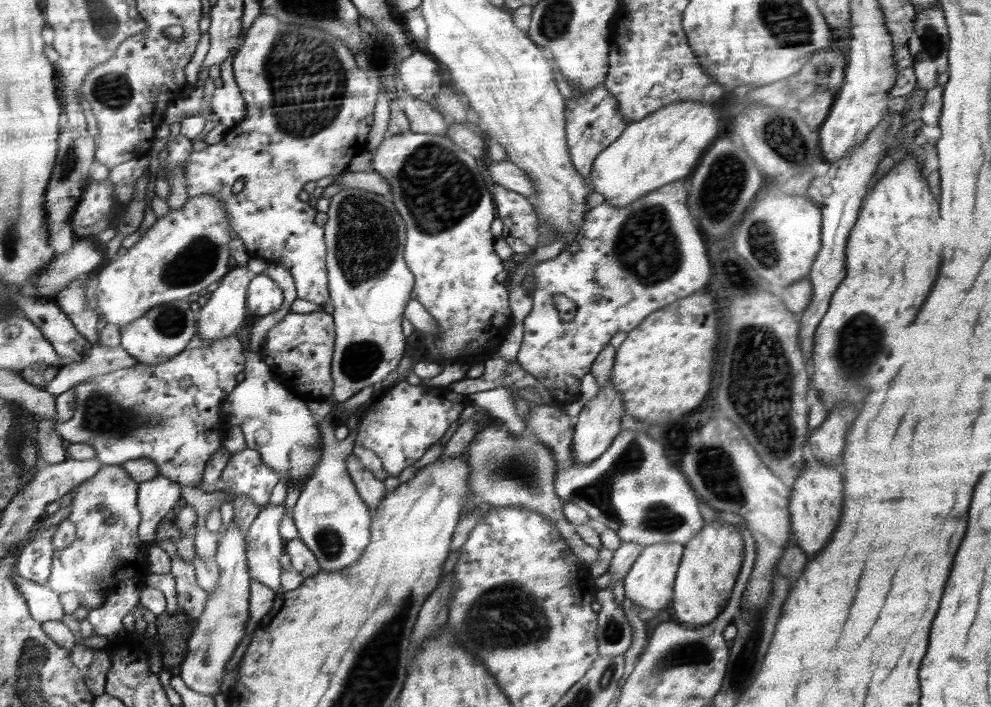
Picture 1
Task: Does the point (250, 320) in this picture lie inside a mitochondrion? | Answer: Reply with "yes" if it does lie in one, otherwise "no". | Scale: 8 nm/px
no

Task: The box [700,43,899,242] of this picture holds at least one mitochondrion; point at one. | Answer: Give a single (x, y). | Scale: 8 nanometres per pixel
(782, 135)

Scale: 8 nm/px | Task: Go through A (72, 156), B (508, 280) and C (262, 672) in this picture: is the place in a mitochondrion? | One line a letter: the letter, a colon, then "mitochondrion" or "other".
A: mitochondrion
B: other
C: other

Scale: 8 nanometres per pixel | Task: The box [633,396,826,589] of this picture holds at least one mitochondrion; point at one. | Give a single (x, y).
(714, 466)

